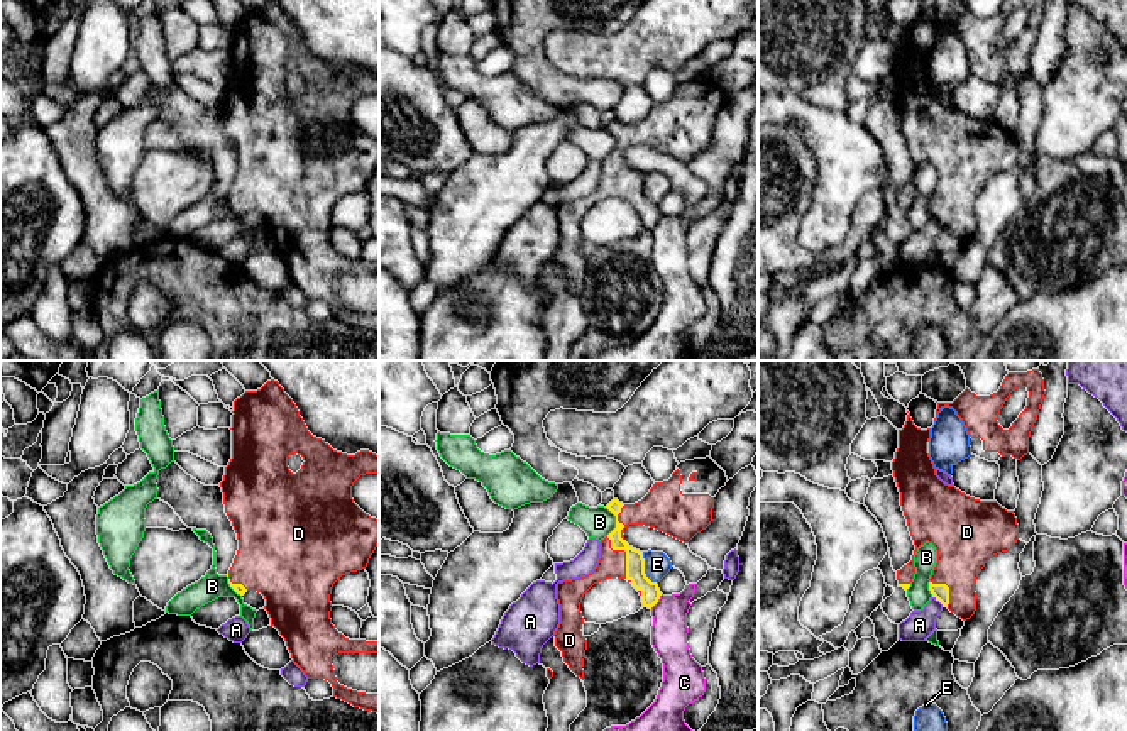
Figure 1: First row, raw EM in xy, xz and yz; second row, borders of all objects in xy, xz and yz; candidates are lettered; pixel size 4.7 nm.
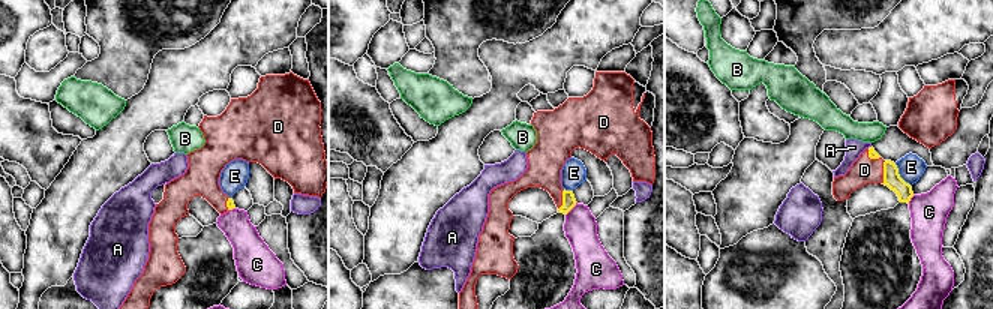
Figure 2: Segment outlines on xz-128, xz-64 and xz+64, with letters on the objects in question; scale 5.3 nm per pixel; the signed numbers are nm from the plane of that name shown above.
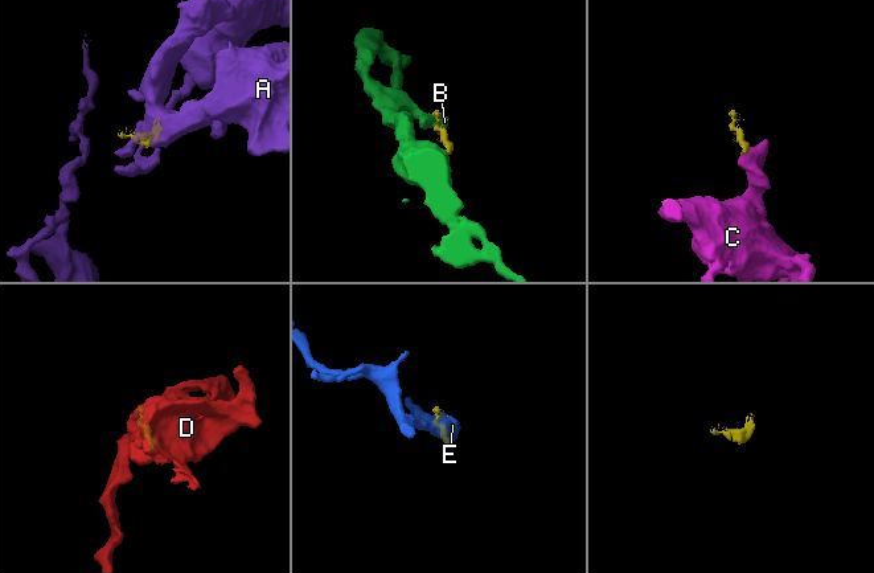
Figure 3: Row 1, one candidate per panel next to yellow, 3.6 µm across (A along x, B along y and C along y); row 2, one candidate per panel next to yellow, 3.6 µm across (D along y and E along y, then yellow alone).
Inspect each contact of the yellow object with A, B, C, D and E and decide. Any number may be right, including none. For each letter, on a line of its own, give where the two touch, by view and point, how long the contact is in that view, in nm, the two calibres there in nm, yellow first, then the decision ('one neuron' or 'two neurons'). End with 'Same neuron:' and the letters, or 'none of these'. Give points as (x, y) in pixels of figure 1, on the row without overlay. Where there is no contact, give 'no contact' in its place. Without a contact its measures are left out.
A: yz (938, 220) | 80 nm | 80/140 nm | two neurons
B: xz (616, 142) | 140 nm | 100/150 nm | two neurons
C: xz (657, 222) | 90 nm | 100/180 nm | two neurons
D: xz (626, 176) | 240 nm | 100/130 nm | one neuron
E: xz (643, 190) | 180 nm | 100/120 nm | two neurons
Same neuron: D

